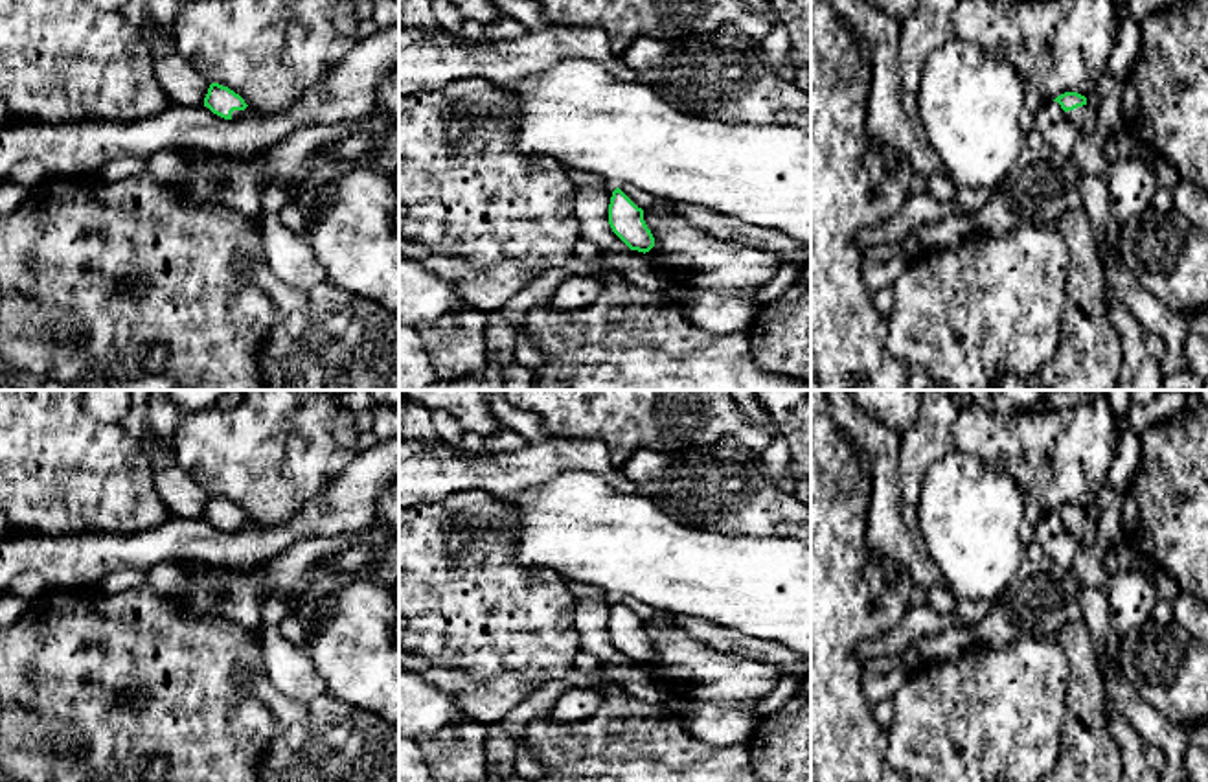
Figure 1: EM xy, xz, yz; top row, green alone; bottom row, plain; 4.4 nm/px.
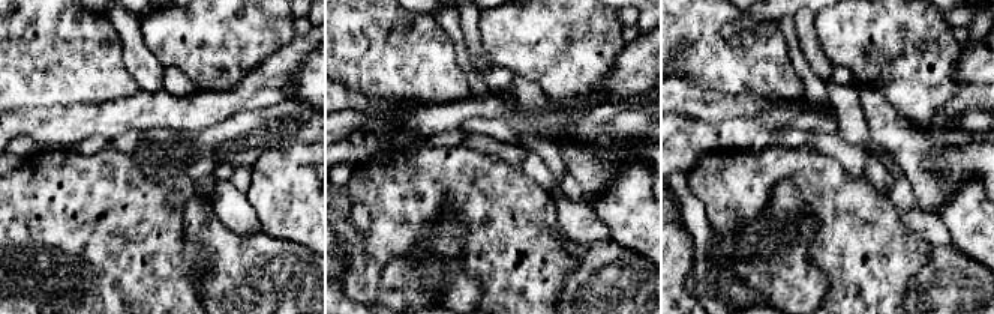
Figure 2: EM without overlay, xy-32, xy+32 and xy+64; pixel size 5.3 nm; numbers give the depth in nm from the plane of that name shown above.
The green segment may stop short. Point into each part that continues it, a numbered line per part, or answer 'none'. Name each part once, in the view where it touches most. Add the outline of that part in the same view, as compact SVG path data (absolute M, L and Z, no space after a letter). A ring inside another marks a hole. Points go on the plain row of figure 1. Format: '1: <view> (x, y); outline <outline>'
1: yz (1080, 528); outline M1087 517L1077 519L1077 521L1074 521L1074 523L1068 523L1068 524L1065 524L1065 526L1066 526L1066 530L1070 530L1070 532L1074 534L1074 537L1076 537L1079 543L1085 541L1085 537L1087 537L1087 534L1088 534L1088 530L1090 530L1090 523L1088 523Z

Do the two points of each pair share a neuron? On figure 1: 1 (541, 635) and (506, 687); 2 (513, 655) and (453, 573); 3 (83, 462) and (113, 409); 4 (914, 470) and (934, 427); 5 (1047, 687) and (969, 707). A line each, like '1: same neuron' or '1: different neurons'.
1: different neurons
2: same neuron
3: different neurons
4: same neuron
5: same neuron

